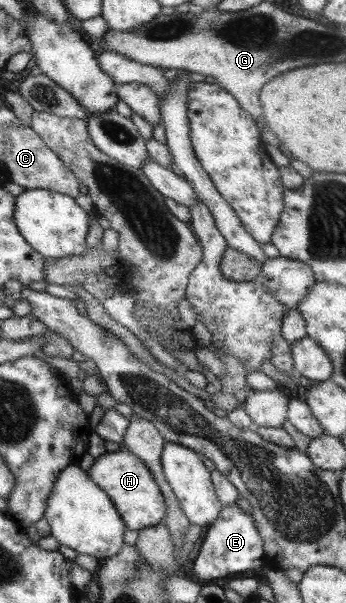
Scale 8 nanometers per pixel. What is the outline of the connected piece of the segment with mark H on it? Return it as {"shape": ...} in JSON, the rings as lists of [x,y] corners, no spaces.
{"shape":[[[129,449],[106,452],[94,460],[88,470],[93,482],[104,490],[118,510],[127,530],[140,531],[162,522],[167,514],[164,496],[147,465]]]}

